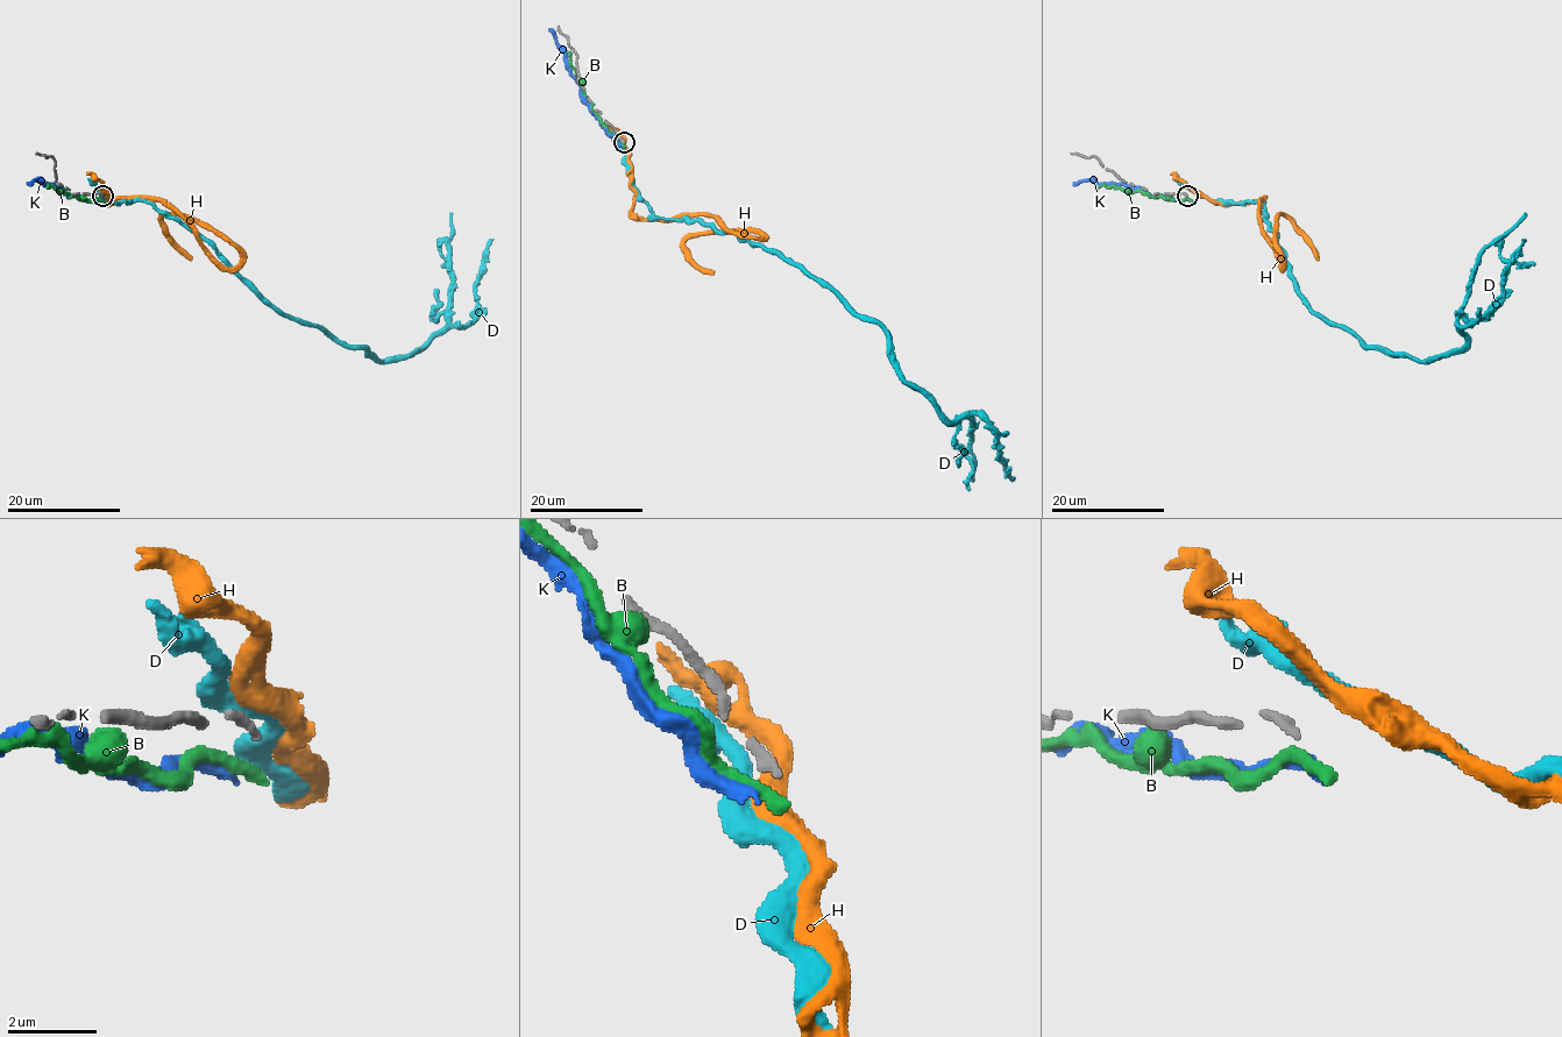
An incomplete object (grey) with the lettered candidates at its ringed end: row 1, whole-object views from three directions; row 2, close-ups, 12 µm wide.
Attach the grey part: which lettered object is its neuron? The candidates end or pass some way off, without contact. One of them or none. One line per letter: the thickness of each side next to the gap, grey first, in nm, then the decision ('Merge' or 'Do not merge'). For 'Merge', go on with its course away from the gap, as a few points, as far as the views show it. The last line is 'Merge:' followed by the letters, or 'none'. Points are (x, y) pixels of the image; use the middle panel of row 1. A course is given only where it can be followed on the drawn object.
B: Thickness 200 nm (grey) against 400 nm. Do not merge
D: Thickness 200 nm (grey) against 400 nm. Do not merge
H: Thickness 200 nm (grey) against 440 nm. Do not merge
K: Thickness 200 nm (grey) against 280 nm. Do not merge
Merge: none

